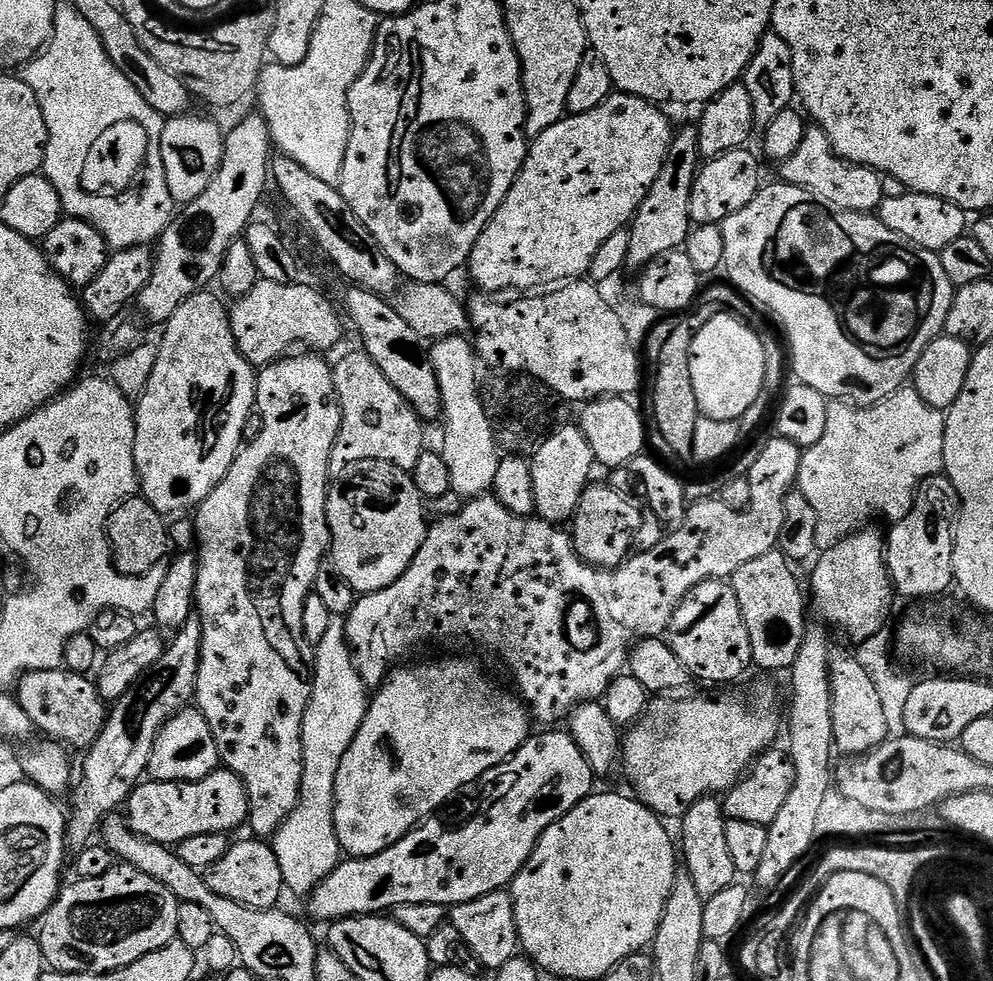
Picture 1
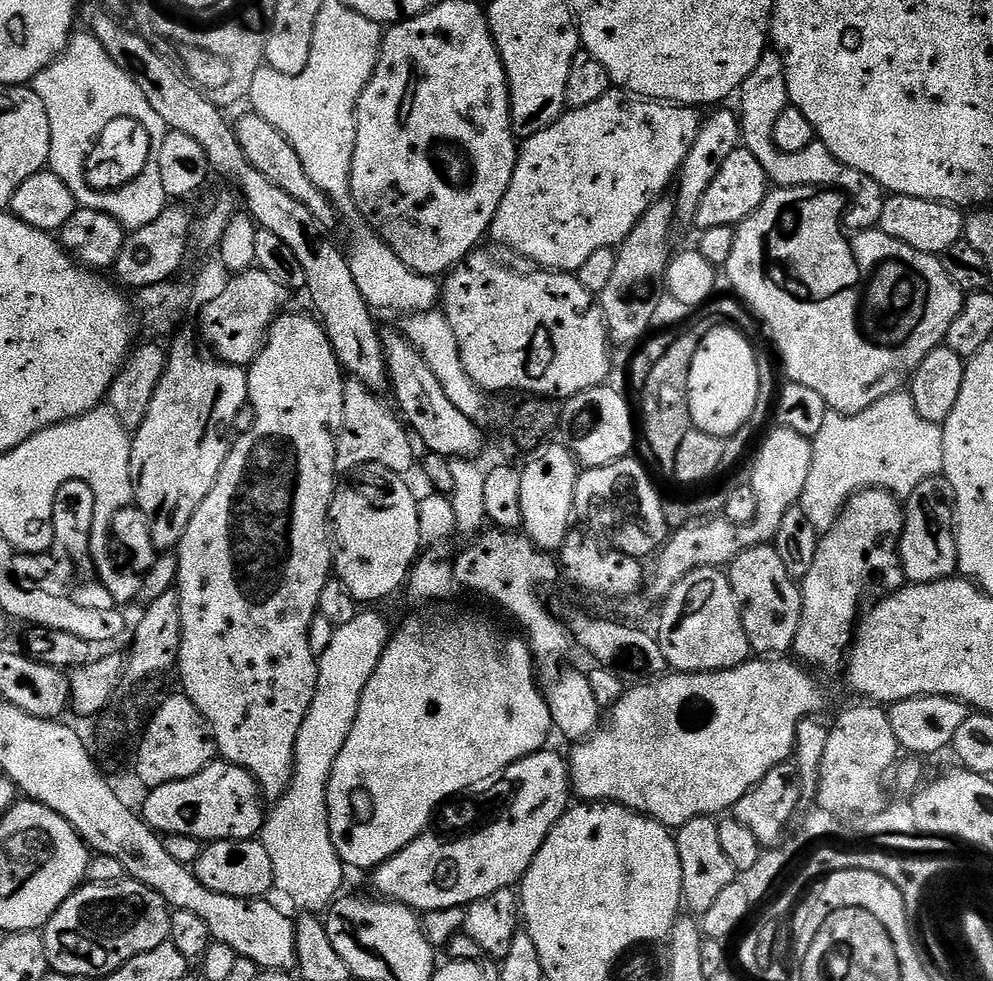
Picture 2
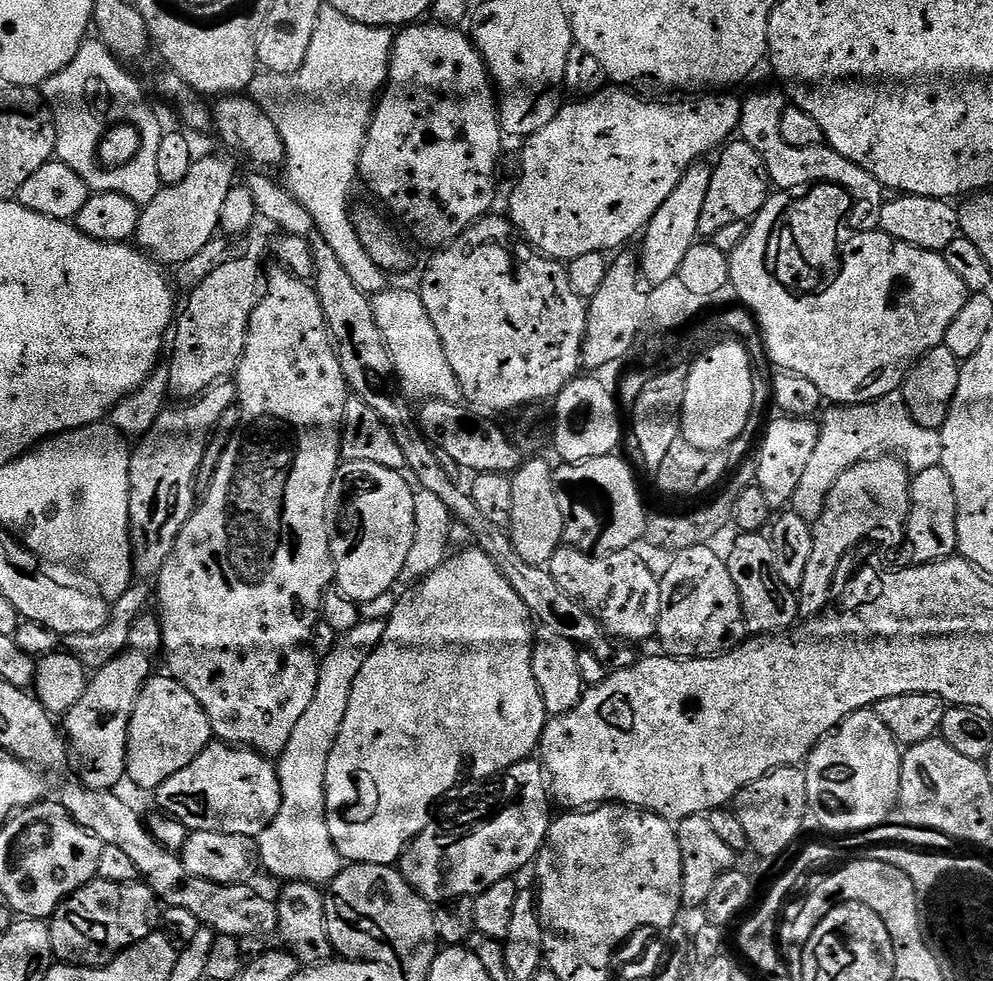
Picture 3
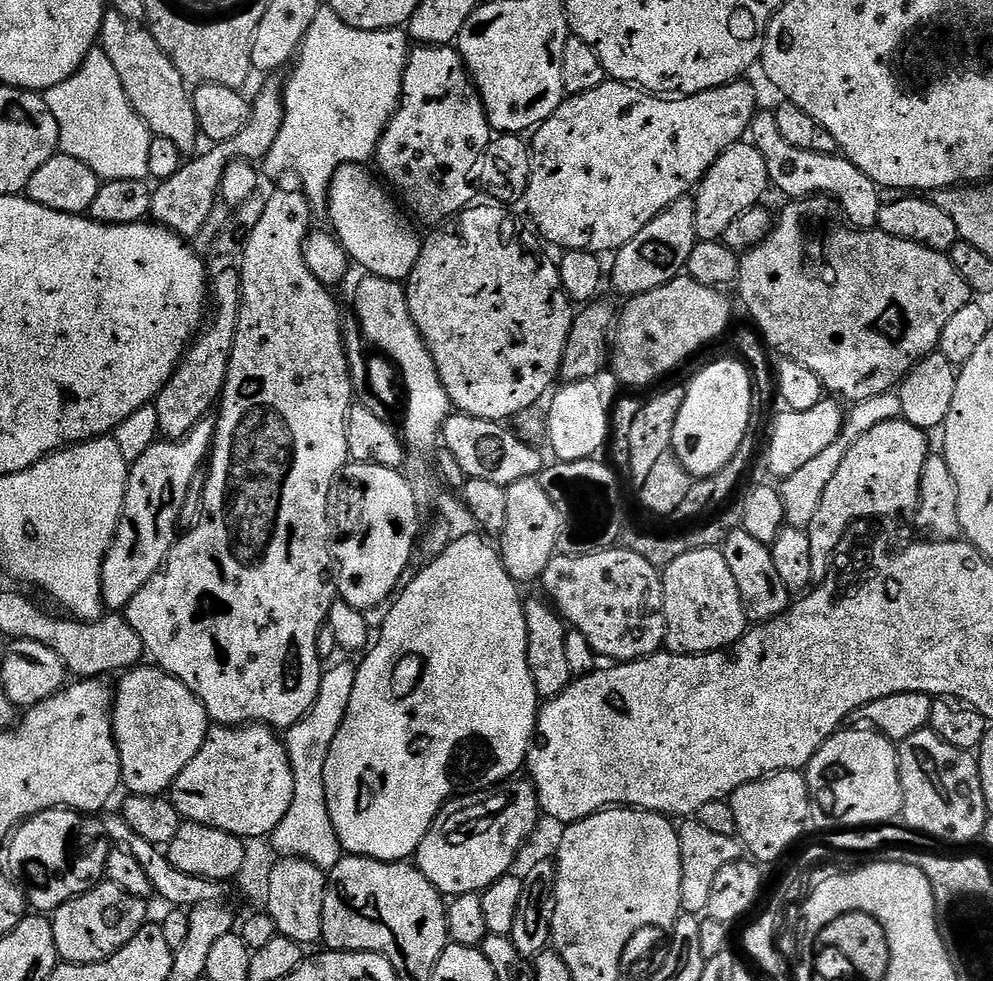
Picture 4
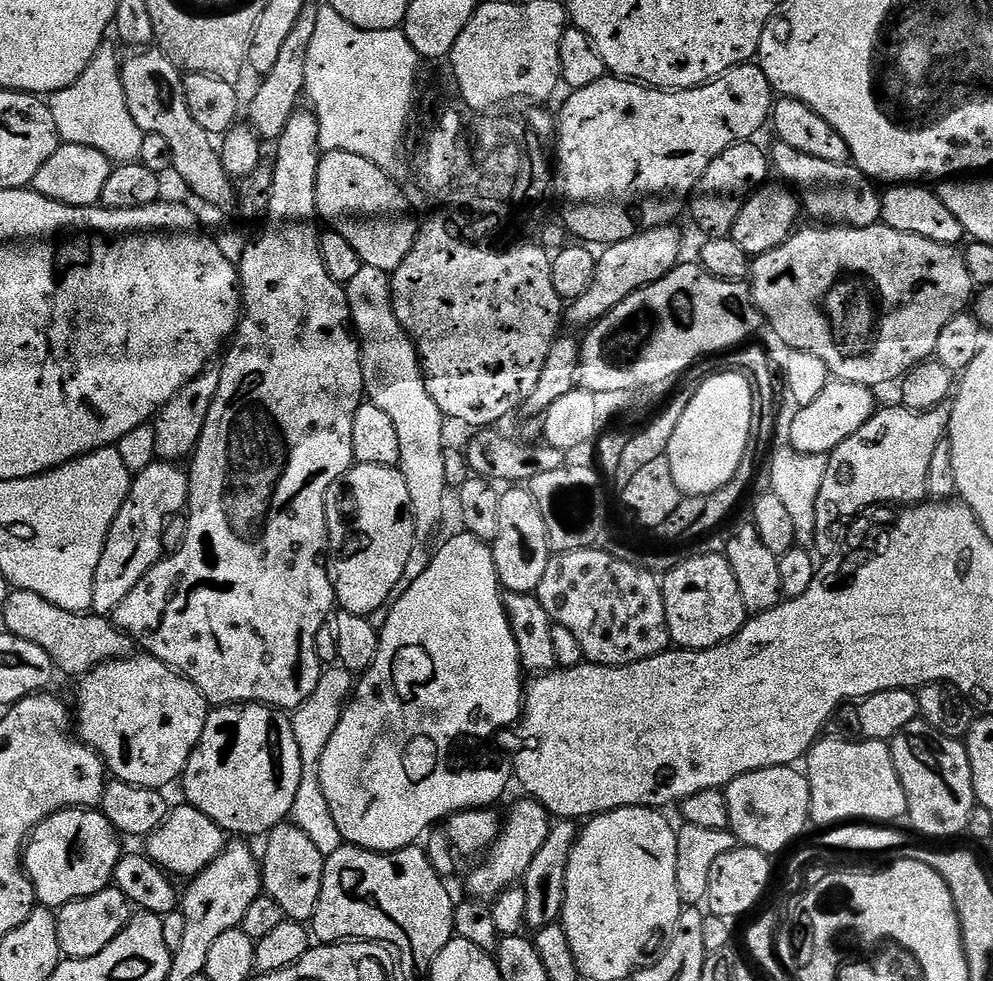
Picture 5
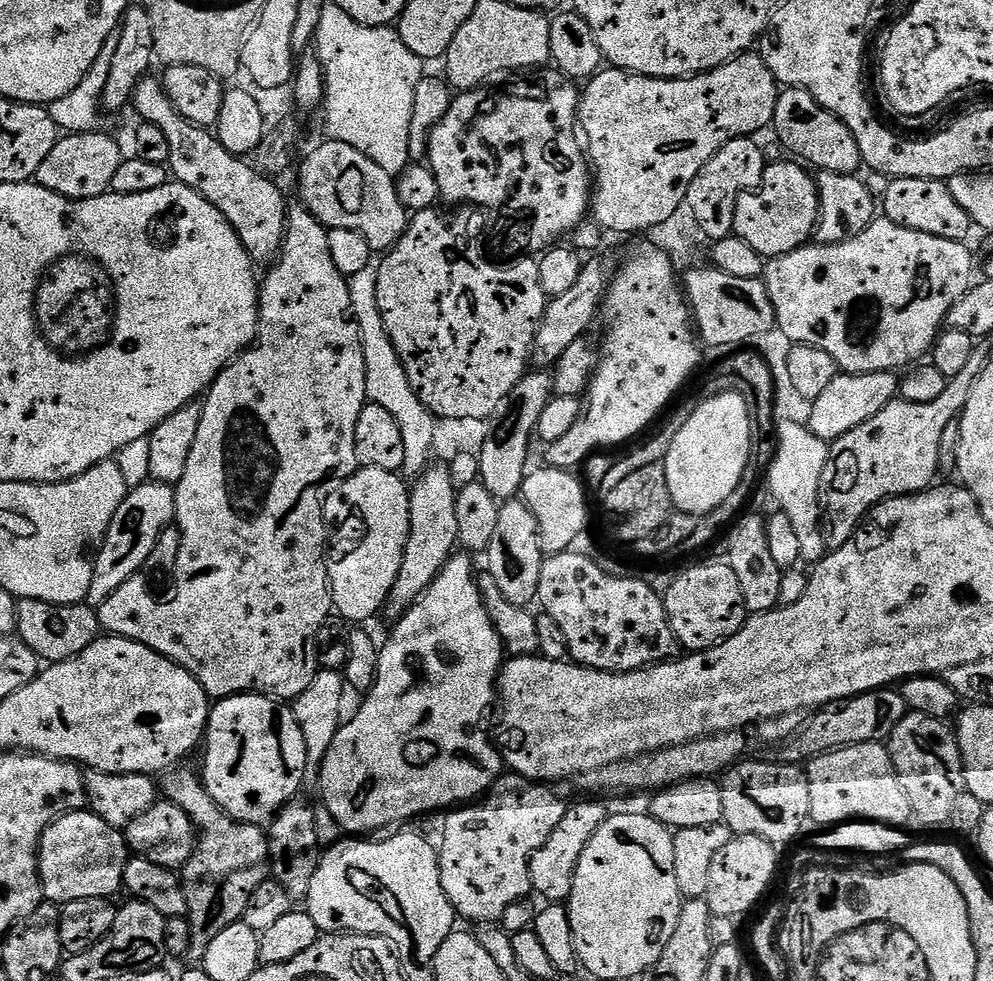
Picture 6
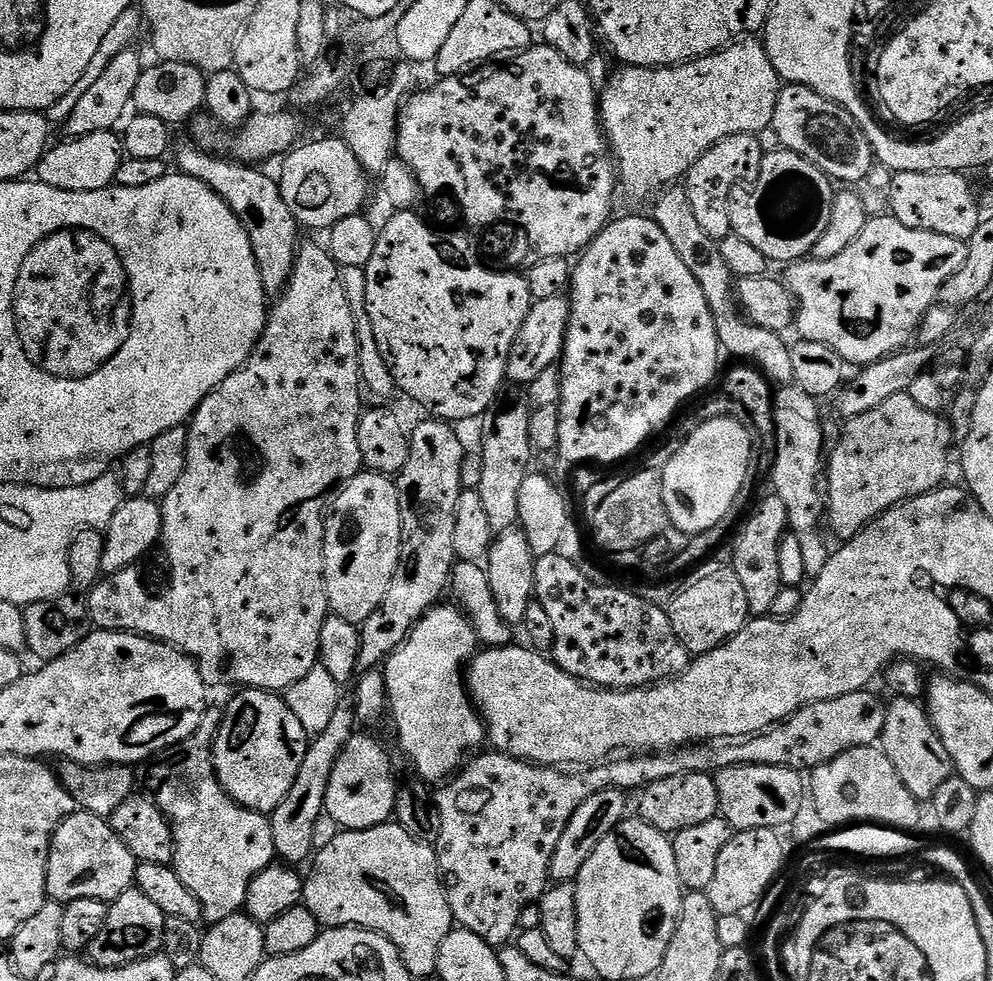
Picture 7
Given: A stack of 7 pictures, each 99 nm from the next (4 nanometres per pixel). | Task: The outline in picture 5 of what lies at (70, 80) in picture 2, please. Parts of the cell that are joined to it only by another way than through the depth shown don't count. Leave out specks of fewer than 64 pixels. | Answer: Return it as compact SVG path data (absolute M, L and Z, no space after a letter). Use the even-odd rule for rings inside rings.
M111 39L103 40L94 58L90 58L90 66L82 70L78 82L66 86L66 90L51 93L46 100L63 143L100 150L113 165L139 161L146 135L134 118L130 118L130 110L126 110L126 98L120 81L122 56L116 53L115 47L117 45Z

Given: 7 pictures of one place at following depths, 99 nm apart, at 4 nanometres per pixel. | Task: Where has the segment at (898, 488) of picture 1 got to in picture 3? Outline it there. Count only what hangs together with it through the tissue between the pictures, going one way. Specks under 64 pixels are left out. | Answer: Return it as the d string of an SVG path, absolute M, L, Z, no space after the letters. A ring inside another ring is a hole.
M900 390L886 394L868 404L849 404L832 406L823 413L824 420L820 424L818 446L814 446L814 454L810 463L798 482L798 490L794 490L791 511L797 512L802 519L815 522L820 519L824 509L824 499L829 490L838 482L838 478L855 464L881 454L891 454L904 463L909 473L930 470L940 464L942 458L942 438L937 429L926 429L911 417L910 410Z

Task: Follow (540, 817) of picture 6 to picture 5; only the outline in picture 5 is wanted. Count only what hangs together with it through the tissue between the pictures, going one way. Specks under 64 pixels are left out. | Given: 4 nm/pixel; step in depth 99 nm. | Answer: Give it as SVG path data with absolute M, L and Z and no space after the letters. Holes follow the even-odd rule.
M531 798L523 799L518 801L513 806L512 813L506 816L500 839L488 849L483 857L484 865L481 868L473 867L467 873L469 897L480 902L491 902L508 888L519 885L524 879L530 862L534 862L534 854L542 850L542 842L546 842L548 837L550 814L538 801Z

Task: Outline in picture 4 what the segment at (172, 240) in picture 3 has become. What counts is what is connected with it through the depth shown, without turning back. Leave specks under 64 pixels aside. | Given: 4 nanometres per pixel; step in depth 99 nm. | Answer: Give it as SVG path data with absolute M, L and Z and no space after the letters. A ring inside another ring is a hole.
M268 78L260 88L260 93L251 97L250 118L246 126L234 138L230 138L221 144L212 144L205 156L196 154L189 162L181 163L178 174L174 178L159 181L155 185L152 194L152 215L155 223L163 228L171 228L185 238L193 238L208 224L212 211L216 208L216 200L221 199L220 187L222 178L226 174L226 166L230 166L235 160L247 160L249 162L263 162L270 154L270 146L278 142L278 134L282 130L284 121L284 89L281 81L276 78Z

